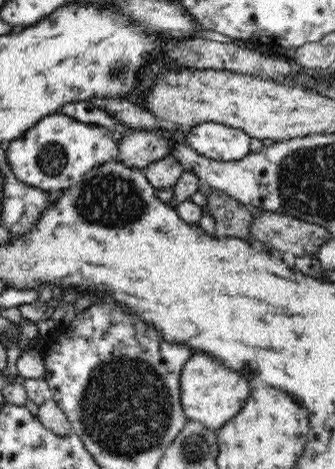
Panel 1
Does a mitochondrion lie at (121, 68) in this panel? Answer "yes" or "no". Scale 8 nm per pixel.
yes

